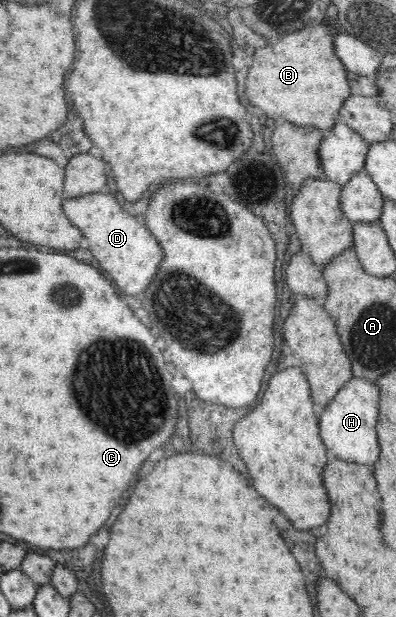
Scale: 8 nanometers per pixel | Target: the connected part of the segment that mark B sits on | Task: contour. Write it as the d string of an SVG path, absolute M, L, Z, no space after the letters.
M324 23L270 40L250 58L246 98L268 118L284 118L297 126L312 125L327 133L340 117L341 105L352 96L347 70L335 51L338 27Z

